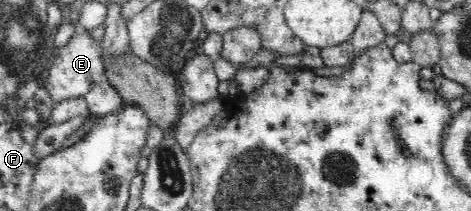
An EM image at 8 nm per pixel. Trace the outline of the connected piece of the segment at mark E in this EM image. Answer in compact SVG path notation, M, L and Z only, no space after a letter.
M83 28L82 32L75 32L68 43L59 50L51 64L45 88L54 104L70 98L86 98L94 86L107 81L105 74L102 40L95 40L92 38L92 30Z

